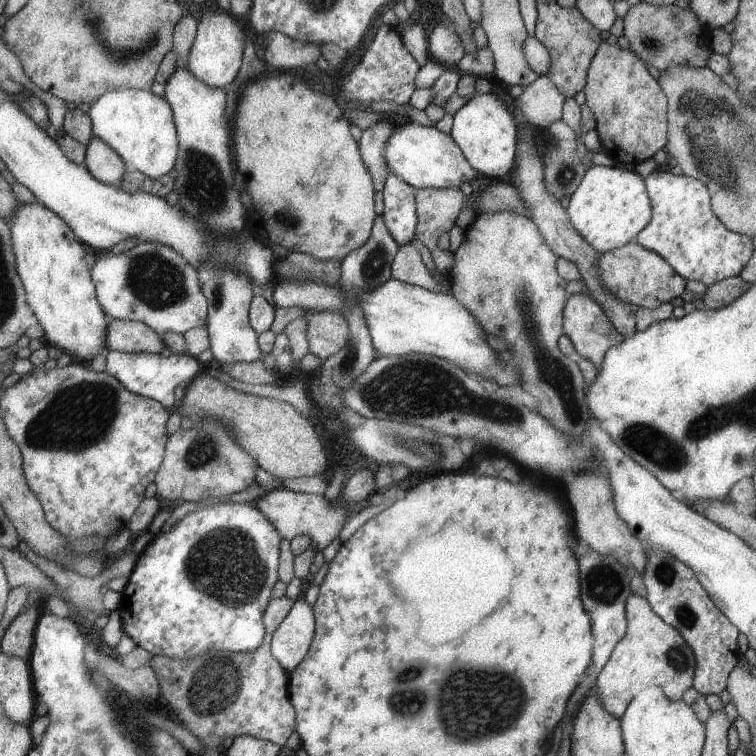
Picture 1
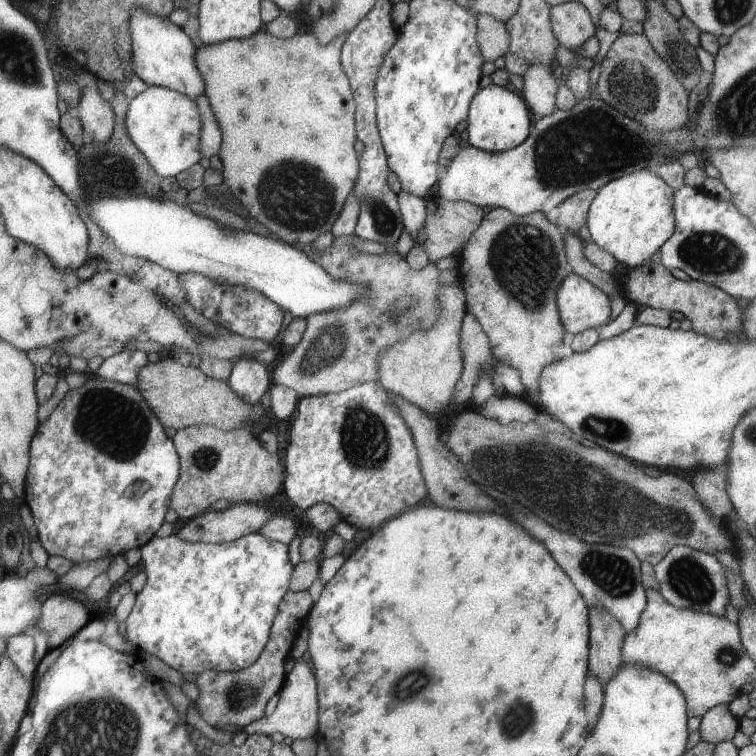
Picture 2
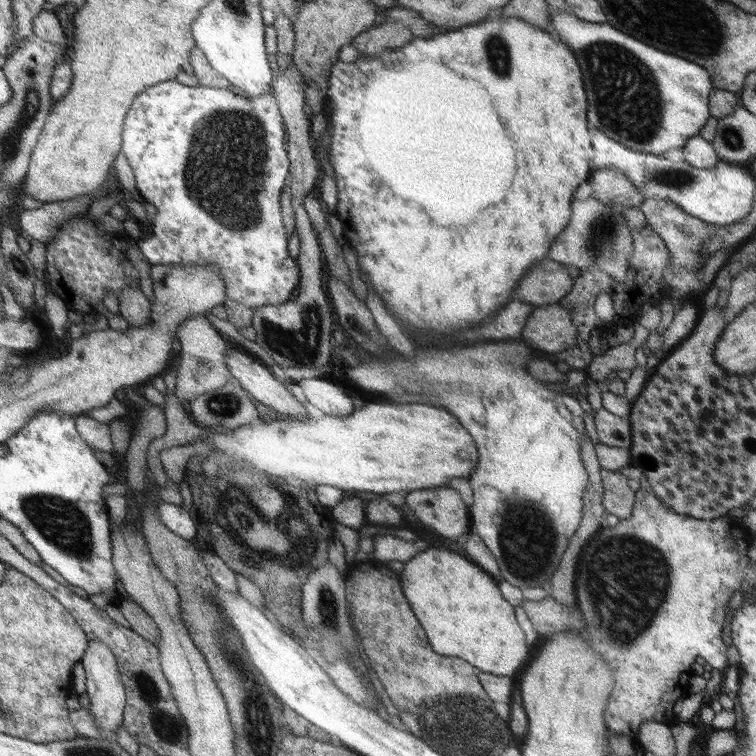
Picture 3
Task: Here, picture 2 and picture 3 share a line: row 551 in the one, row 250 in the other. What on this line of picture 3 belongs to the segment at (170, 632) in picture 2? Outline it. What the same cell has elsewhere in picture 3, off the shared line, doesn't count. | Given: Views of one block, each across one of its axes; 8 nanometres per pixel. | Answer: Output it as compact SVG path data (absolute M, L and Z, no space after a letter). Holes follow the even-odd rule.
M175 79L155 83L153 86L144 88L131 103L129 111L122 127L122 153L131 167L135 187L143 201L155 206L155 214L150 224L151 230L144 240L136 240L137 248L150 265L181 264L182 266L208 266L214 270L214 274L223 279L225 285L226 300L233 300L243 304L246 308L258 308L261 305L280 305L286 303L291 290L297 286L299 270L297 264L287 254L287 232L284 224L281 224L281 200L283 182L287 176L287 152L285 152L285 130L283 130L283 119L279 114L278 104L275 103L273 91L257 97L245 96L239 91L231 94L231 90L222 88L211 88L209 86L196 85L194 87L183 85Z

